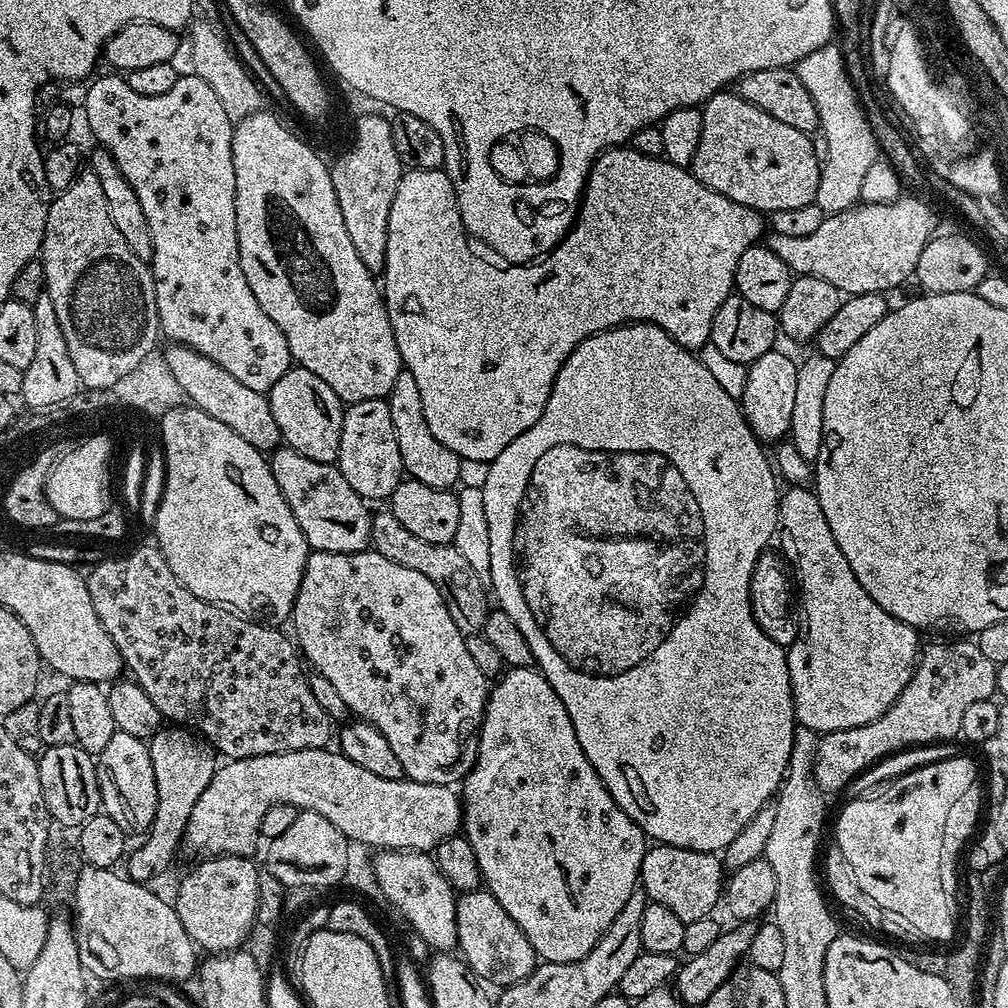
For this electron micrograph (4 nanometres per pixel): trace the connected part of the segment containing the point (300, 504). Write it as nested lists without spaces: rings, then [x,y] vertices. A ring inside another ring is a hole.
[[[280,446],[271,453],[272,473],[278,482],[278,490],[286,498],[309,549],[317,552],[350,554],[365,551],[372,543],[372,517],[369,505],[342,478],[336,464],[314,462],[294,449]]]

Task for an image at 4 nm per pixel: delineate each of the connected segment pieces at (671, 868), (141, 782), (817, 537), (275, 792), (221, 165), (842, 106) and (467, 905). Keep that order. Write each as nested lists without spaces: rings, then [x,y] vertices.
[[[657,843],[652,847],[649,847],[644,853],[638,881],[639,887],[649,901],[653,904],[666,906],[666,910],[678,914],[678,918],[685,925],[690,922],[698,922],[698,918],[712,916],[715,913],[716,904],[718,908],[721,903],[722,889],[726,883],[726,872],[722,867],[721,857],[714,852],[699,852],[698,850],[679,848],[669,844]]]
[[[116,732],[114,738],[110,738],[106,750],[95,757],[95,762],[103,815],[114,818],[125,834],[147,833],[158,810],[158,789],[148,744],[133,738],[131,734]]]
[[[808,486],[785,489],[778,496],[778,537],[779,547],[792,565],[794,584],[798,589],[796,641],[786,648],[796,723],[817,734],[866,726],[866,722],[877,720],[896,701],[912,677],[922,643],[916,637],[919,636],[917,629],[886,614],[886,610],[862,590],[846,556],[838,550],[834,534],[830,534],[830,525],[826,523],[826,514],[822,514],[822,506],[818,506],[815,491]]]
[[[331,747],[294,750],[282,754],[266,754],[254,758],[228,760],[217,767],[209,785],[198,797],[185,826],[182,848],[185,852],[201,852],[201,857],[247,856],[255,857],[256,843],[261,843],[260,827],[266,810],[275,804],[289,804],[298,810],[322,814],[326,822],[334,822],[349,842],[369,844],[372,850],[390,852],[431,853],[446,838],[457,835],[464,822],[462,796],[455,787],[447,784],[427,784],[417,780],[391,780],[378,778],[350,762],[344,753]]]
[[[97,75],[87,85],[89,88],[88,93],[84,96],[84,116],[88,119],[89,130],[96,135],[96,140],[100,143],[97,145],[112,155],[114,162],[118,162],[118,170],[122,170],[126,182],[130,182],[130,186],[134,186],[134,194],[138,194],[138,202],[142,202],[142,214],[146,214],[146,222],[150,222],[150,238],[154,242],[150,267],[152,278],[156,282],[156,309],[160,319],[161,333],[165,337],[168,335],[169,341],[184,344],[195,352],[206,354],[206,358],[210,358],[218,366],[222,366],[223,370],[234,375],[238,381],[251,390],[267,394],[274,386],[274,382],[278,382],[278,378],[282,378],[282,374],[286,374],[289,368],[293,367],[294,361],[290,354],[290,346],[286,342],[282,330],[278,330],[278,326],[274,326],[274,322],[270,322],[270,314],[266,314],[266,310],[262,310],[262,306],[258,306],[258,298],[254,298],[254,293],[246,282],[246,274],[242,274],[242,262],[238,258],[236,207],[234,206],[234,198],[236,197],[234,154],[232,153],[234,122],[226,116],[225,110],[222,110],[222,102],[219,101],[214,90],[196,75],[181,75],[180,80],[174,82],[172,89],[166,90],[166,94],[154,94],[153,96],[138,94],[137,91],[130,88],[123,75],[112,75],[114,76]]]
[[[826,43],[818,50],[806,54],[806,58],[794,65],[794,71],[814,100],[820,119],[818,132],[819,135],[824,135],[815,207],[820,207],[824,214],[844,212],[847,208],[856,207],[860,200],[865,173],[869,172],[869,167],[876,160],[881,159],[880,147],[870,130],[870,122],[860,103],[860,95],[856,93],[856,88],[848,77],[844,54],[835,43]]]
[[[486,890],[466,892],[457,899],[456,943],[459,955],[473,977],[499,986],[524,980],[538,963],[537,954],[526,934],[522,934],[518,922],[514,922],[514,918],[510,918],[510,914],[506,914],[506,910],[502,910],[500,903]]]

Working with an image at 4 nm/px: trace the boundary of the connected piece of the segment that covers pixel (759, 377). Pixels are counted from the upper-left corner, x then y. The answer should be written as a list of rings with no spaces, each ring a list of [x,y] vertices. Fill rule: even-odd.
[[[773,350],[762,354],[762,358],[747,365],[748,373],[744,382],[744,389],[738,398],[744,418],[753,435],[761,442],[780,442],[789,435],[790,417],[793,415],[794,393],[797,388],[795,378],[797,361],[792,361],[784,352]]]

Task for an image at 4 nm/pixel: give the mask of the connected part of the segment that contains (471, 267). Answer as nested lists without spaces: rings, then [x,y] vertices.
[[[621,146],[618,148],[605,148],[600,153],[600,157],[592,163],[592,168],[588,171],[588,180],[584,183],[584,195],[580,197],[580,207],[576,210],[576,219],[571,221],[568,232],[563,240],[556,245],[550,252],[545,252],[535,262],[527,264],[513,264],[511,266],[500,266],[504,268],[495,268],[492,264],[487,264],[480,256],[475,256],[472,253],[473,245],[470,243],[469,237],[464,231],[464,223],[460,217],[458,210],[458,202],[456,195],[452,189],[452,183],[447,172],[435,168],[434,170],[426,170],[425,168],[414,168],[405,171],[398,182],[398,190],[394,194],[394,202],[390,206],[390,222],[386,230],[386,258],[384,259],[384,271],[382,273],[382,295],[384,305],[388,311],[390,318],[390,326],[394,330],[394,342],[398,342],[398,350],[400,351],[400,363],[410,374],[414,374],[414,383],[418,385],[418,390],[422,394],[422,410],[426,413],[426,422],[430,426],[430,434],[434,434],[434,438],[438,438],[438,442],[442,442],[442,446],[446,446],[450,450],[454,450],[454,454],[458,454],[461,460],[486,460],[491,462],[494,458],[498,458],[498,454],[502,454],[502,450],[506,450],[506,446],[510,446],[510,442],[514,442],[514,438],[518,438],[518,434],[522,434],[526,430],[530,430],[530,426],[534,426],[534,422],[538,422],[538,418],[542,418],[542,410],[546,406],[546,402],[552,393],[552,387],[556,381],[556,375],[560,372],[560,368],[566,362],[566,358],[572,351],[578,347],[581,342],[591,336],[597,336],[599,332],[607,332],[609,330],[619,329],[627,320],[637,320],[637,325],[653,324],[658,326],[668,337],[674,342],[678,342],[681,346],[689,350],[699,350],[709,343],[712,339],[712,313],[727,296],[733,295],[734,281],[736,279],[736,263],[738,258],[742,258],[742,254],[751,244],[757,243],[765,235],[764,232],[765,217],[761,213],[754,211],[753,208],[742,206],[738,202],[734,202],[730,198],[726,198],[722,194],[712,192],[702,182],[698,182],[698,178],[692,175],[687,168],[679,168],[671,162],[659,156],[647,156],[646,154],[638,154],[638,150],[634,150],[630,146]]]

